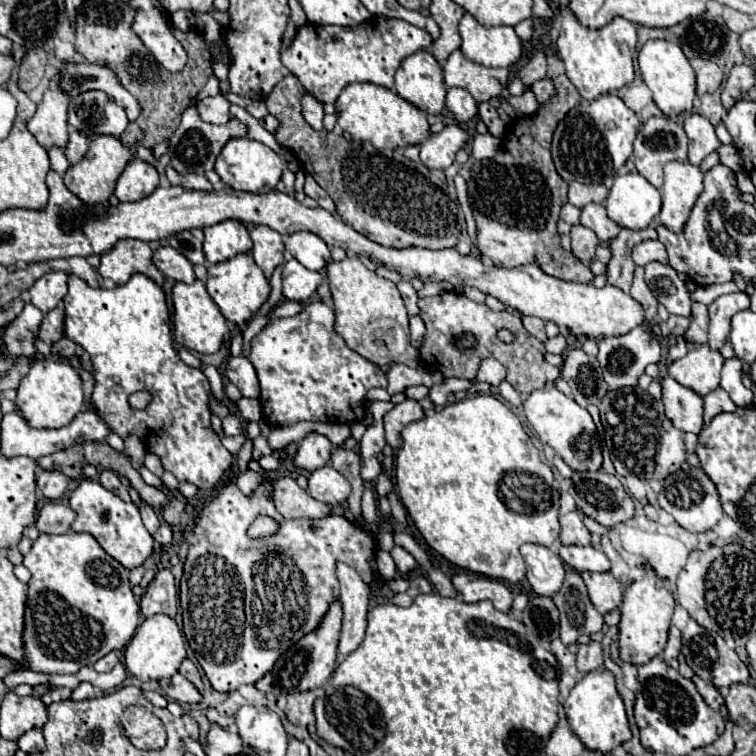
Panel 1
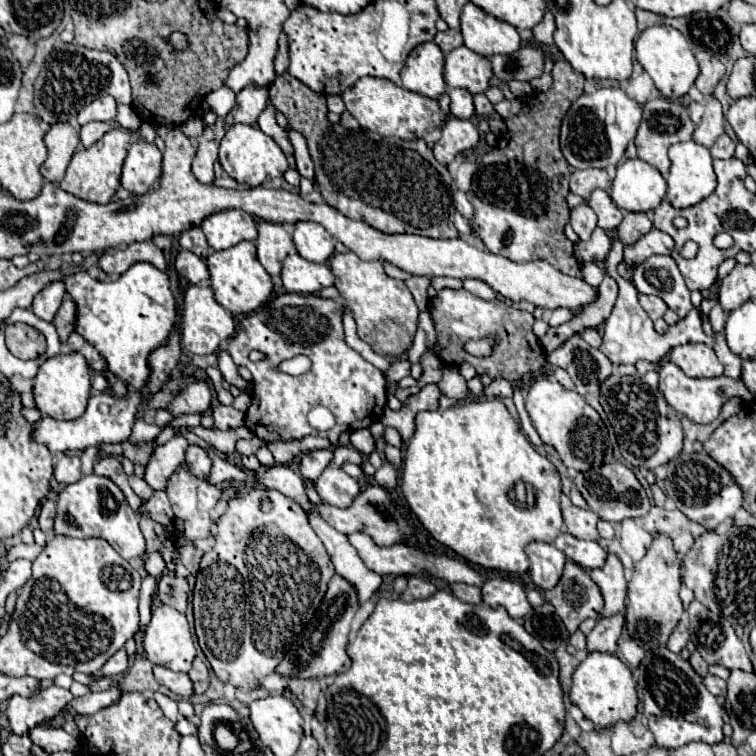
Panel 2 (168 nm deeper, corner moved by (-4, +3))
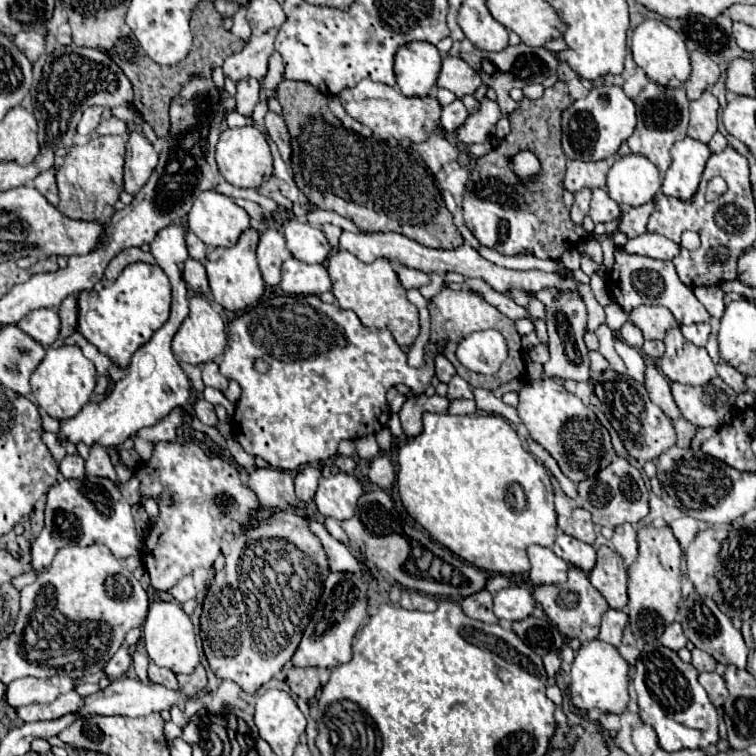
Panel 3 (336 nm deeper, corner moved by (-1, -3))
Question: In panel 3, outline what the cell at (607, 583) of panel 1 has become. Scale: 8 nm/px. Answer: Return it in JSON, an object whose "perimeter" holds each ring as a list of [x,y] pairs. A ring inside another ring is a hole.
{"perimeter":[[[601,545],[597,549],[597,563],[589,573],[589,579],[595,589],[607,599],[609,607],[623,609],[629,601],[627,597],[627,569],[619,553]]]}

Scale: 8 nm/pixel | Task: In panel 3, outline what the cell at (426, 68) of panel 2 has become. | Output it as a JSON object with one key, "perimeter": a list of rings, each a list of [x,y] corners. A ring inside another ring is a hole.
{"perimeter":[[[425,41],[407,43],[397,49],[393,71],[403,95],[425,97],[437,83],[441,71],[439,51],[435,45]]]}

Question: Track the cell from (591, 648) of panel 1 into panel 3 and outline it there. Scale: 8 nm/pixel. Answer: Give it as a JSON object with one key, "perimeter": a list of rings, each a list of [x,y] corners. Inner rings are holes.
{"perimeter":[[[619,609],[605,611],[603,623],[601,623],[601,631],[599,631],[599,639],[617,647],[621,643],[625,625],[627,625],[627,613],[623,613]]]}

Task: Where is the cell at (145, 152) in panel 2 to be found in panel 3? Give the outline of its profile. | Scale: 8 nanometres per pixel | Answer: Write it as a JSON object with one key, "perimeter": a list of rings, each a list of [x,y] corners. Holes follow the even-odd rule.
{"perimeter":[[[139,131],[129,133],[125,155],[125,191],[135,195],[147,183],[157,165],[157,151]]]}

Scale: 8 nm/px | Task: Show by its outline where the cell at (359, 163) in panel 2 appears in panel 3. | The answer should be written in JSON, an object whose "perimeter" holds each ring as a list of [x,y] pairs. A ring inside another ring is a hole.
{"perimeter":[[[281,81],[277,89],[277,99],[283,107],[283,117],[289,129],[291,147],[297,153],[293,159],[293,173],[299,191],[309,199],[311,205],[319,209],[329,209],[341,217],[351,219],[357,227],[367,233],[401,233],[425,247],[453,249],[463,245],[463,235],[453,223],[453,215],[445,207],[441,191],[437,189],[433,173],[427,169],[419,153],[403,145],[387,145],[373,137],[357,135],[343,127],[343,123],[329,111],[327,97],[313,85],[303,81]]]}

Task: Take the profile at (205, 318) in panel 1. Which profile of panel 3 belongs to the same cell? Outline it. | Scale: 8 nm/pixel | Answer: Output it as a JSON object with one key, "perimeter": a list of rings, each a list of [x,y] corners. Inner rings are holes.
{"perimeter":[[[191,295],[189,297],[189,307],[191,307],[191,313],[183,321],[183,325],[179,327],[179,331],[175,333],[173,343],[171,343],[171,351],[173,351],[173,355],[177,359],[181,359],[185,363],[201,365],[201,363],[217,359],[223,353],[223,349],[227,345],[225,323],[223,323],[219,311],[213,307],[213,303],[209,299],[205,299],[203,295]]]}

